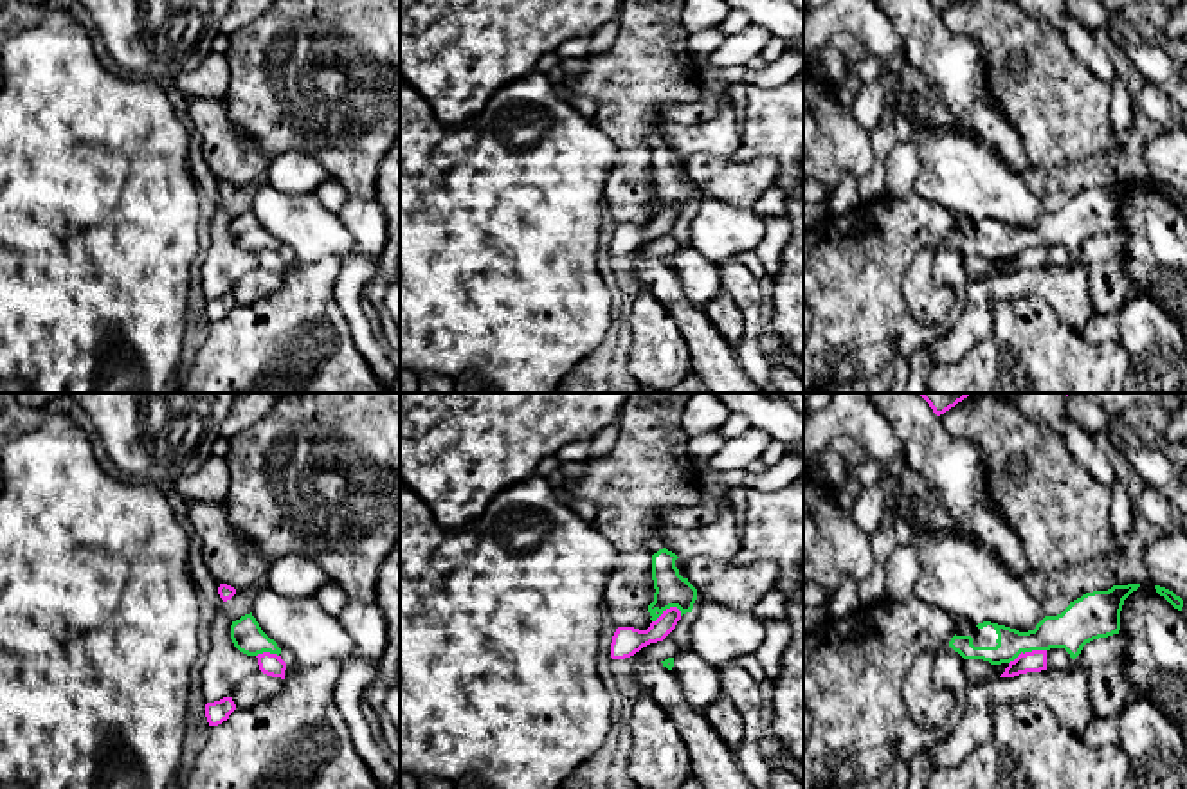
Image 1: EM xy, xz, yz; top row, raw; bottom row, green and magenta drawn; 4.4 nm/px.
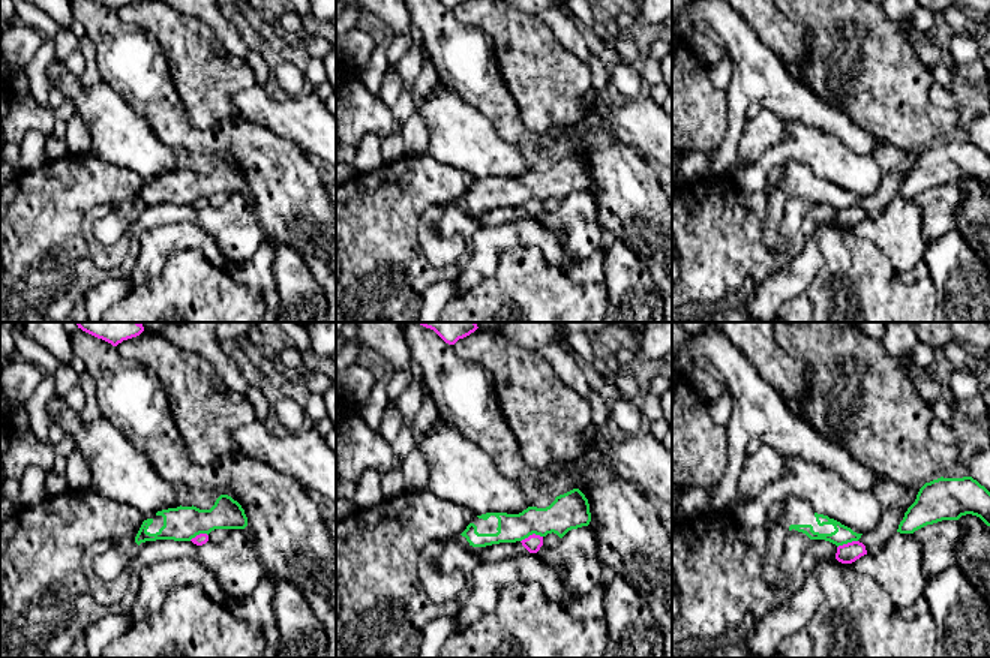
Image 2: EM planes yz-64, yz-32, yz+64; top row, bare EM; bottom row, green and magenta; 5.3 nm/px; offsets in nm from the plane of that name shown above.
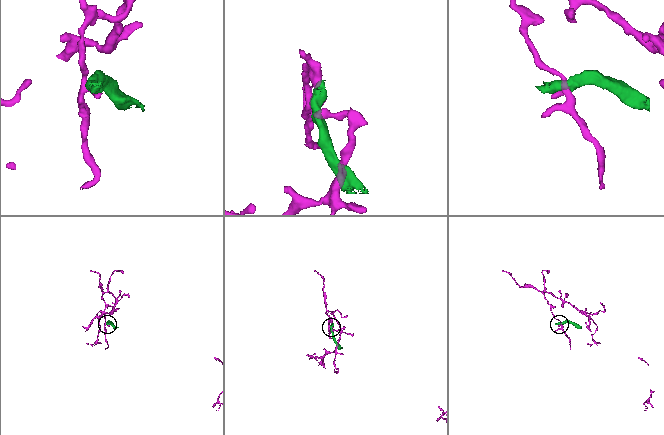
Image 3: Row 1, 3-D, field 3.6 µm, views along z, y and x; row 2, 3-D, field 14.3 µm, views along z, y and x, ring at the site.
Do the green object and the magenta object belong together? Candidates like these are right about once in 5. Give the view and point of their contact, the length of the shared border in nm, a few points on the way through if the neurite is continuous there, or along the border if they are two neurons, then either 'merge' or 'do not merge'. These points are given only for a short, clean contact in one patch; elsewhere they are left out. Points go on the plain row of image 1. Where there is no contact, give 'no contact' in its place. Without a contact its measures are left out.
yz (1027, 247) | 180 nm | along yz (1045, 245), (1020, 249), (1009, 260) | do not merge

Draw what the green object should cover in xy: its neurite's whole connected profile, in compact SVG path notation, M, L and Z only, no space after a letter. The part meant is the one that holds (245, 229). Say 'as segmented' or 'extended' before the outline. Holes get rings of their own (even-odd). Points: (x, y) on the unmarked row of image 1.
as segmented; M252 209L232 218L231 236L234 243L247 252L258 252L263 249L270 249L277 252L281 250L277 240L261 227Z

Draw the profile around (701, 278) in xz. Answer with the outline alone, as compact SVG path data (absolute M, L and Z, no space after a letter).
M692 245L674 252L672 268L688 299L701 308L720 292L720 265L701 256Z

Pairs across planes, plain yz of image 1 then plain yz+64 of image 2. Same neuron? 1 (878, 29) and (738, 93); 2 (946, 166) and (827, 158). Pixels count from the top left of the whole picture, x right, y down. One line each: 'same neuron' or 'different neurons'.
1: same neuron
2: same neuron

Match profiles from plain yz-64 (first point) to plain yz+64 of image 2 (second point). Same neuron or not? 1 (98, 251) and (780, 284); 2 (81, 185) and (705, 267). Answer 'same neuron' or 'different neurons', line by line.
1: different neurons
2: same neuron

